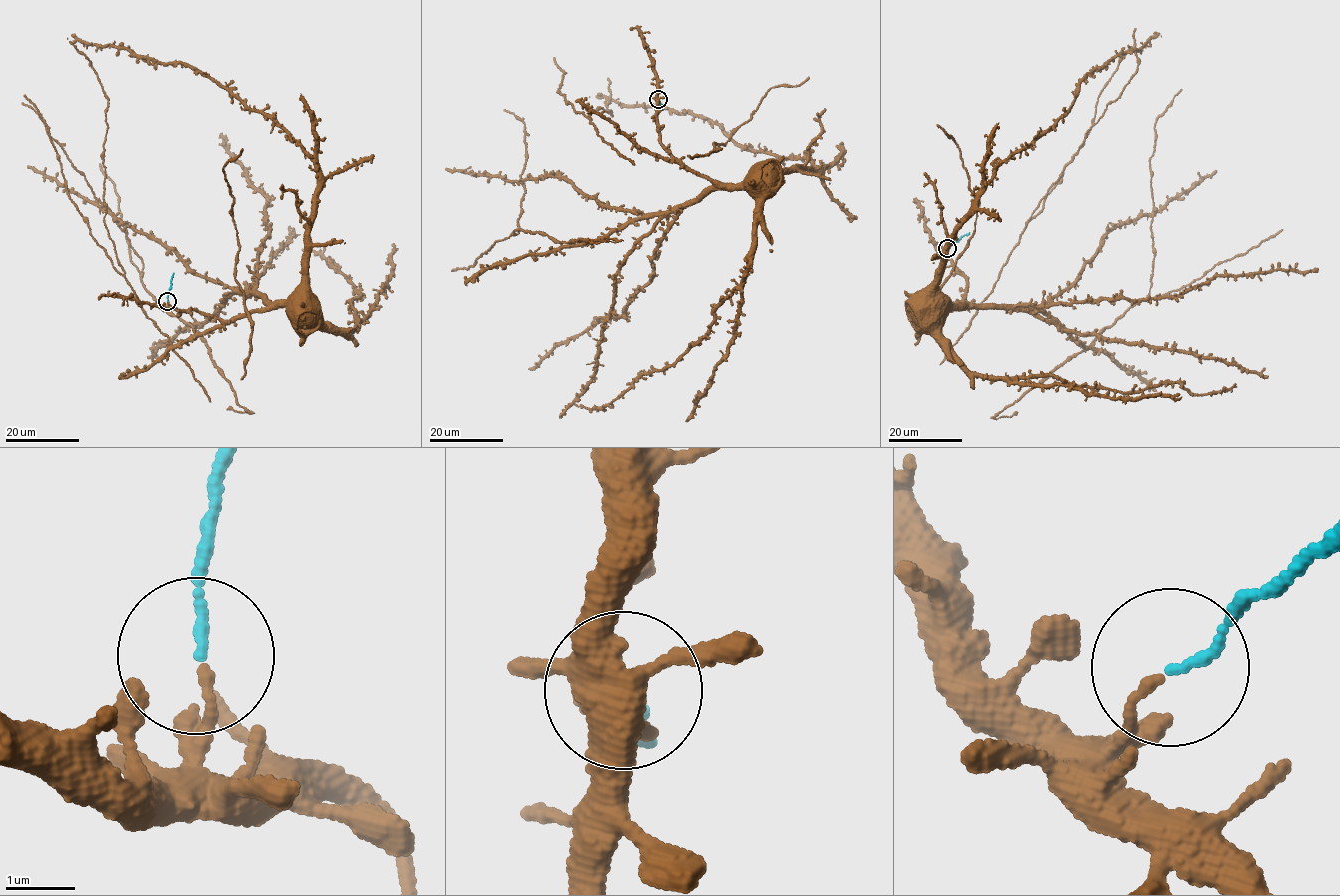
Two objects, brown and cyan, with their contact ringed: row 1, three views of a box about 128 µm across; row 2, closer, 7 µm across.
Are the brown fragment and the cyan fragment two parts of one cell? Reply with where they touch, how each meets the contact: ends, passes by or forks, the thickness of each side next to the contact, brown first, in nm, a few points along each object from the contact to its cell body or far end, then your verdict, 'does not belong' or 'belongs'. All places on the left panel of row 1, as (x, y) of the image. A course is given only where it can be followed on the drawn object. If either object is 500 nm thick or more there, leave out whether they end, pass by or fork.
place (167, 301); brown ends; cyan ends; calibres 130 and 120 nm; course brown (168, 302), (169, 308), (182, 311), (191, 308), (227, 321), (288, 303), (305, 308), (303, 311); course cyan (167, 301), (173, 273); does not belong

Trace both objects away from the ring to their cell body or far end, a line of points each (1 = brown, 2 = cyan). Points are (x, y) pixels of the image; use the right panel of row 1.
1: (946, 249), (944, 253), (954, 268), (964, 273), (963, 304), (952, 307), (941, 301), (923, 308)
2: (947, 248), (969, 232)

